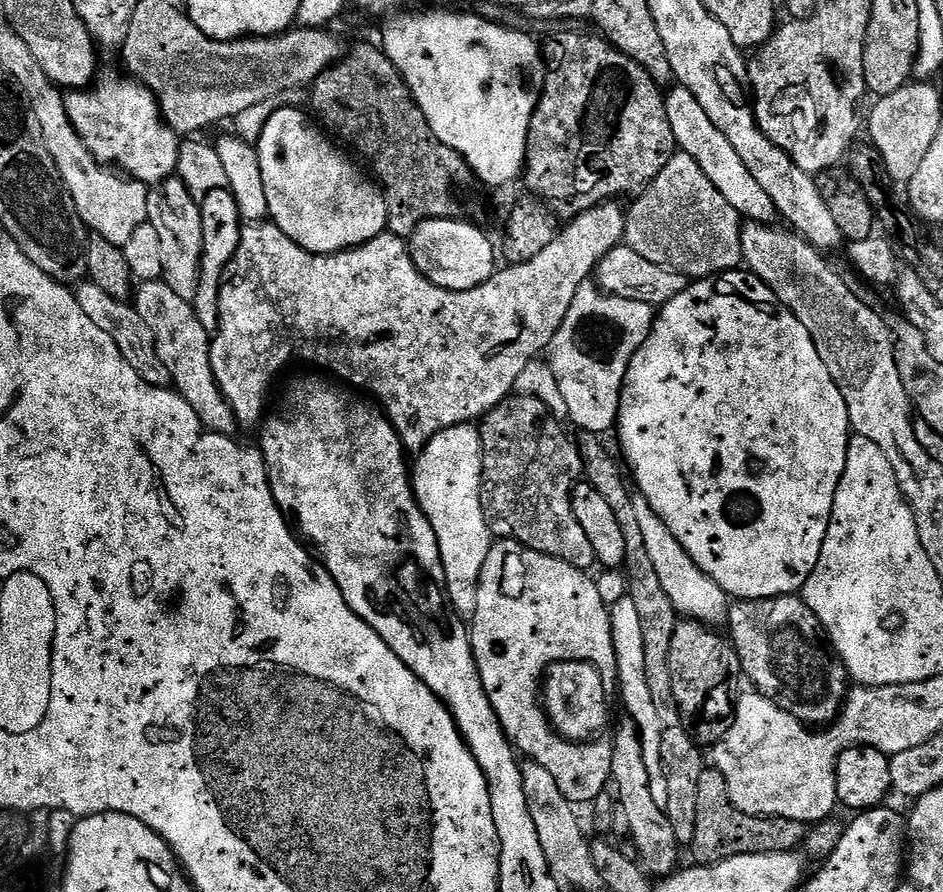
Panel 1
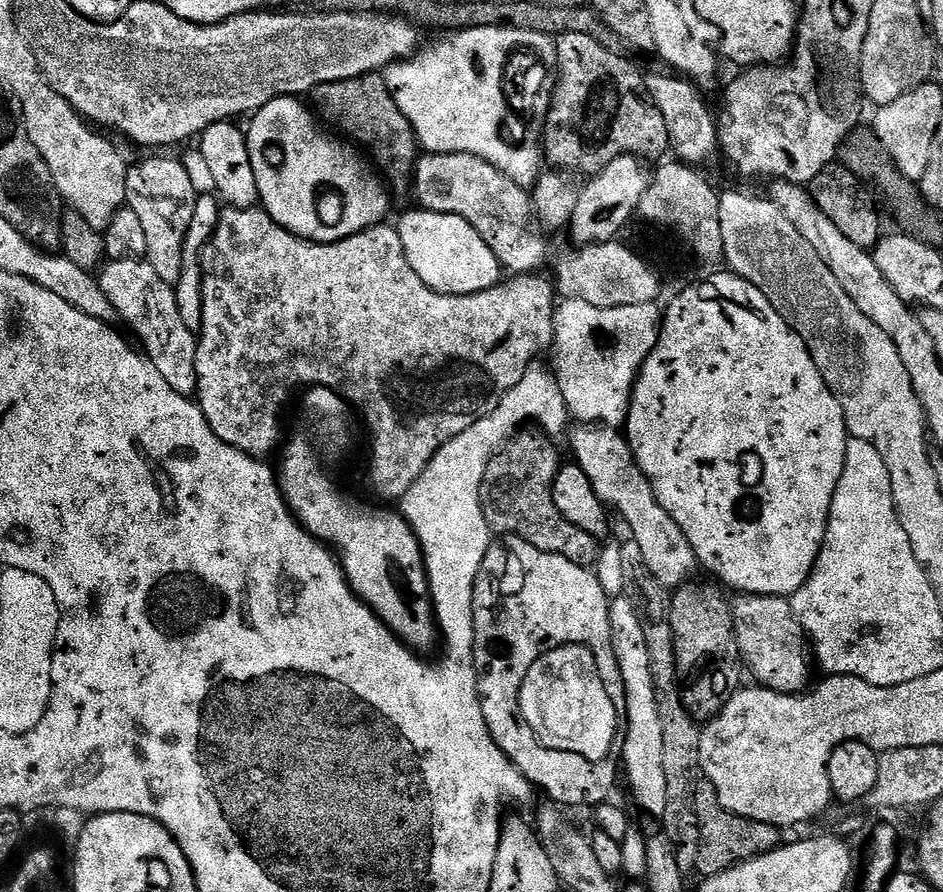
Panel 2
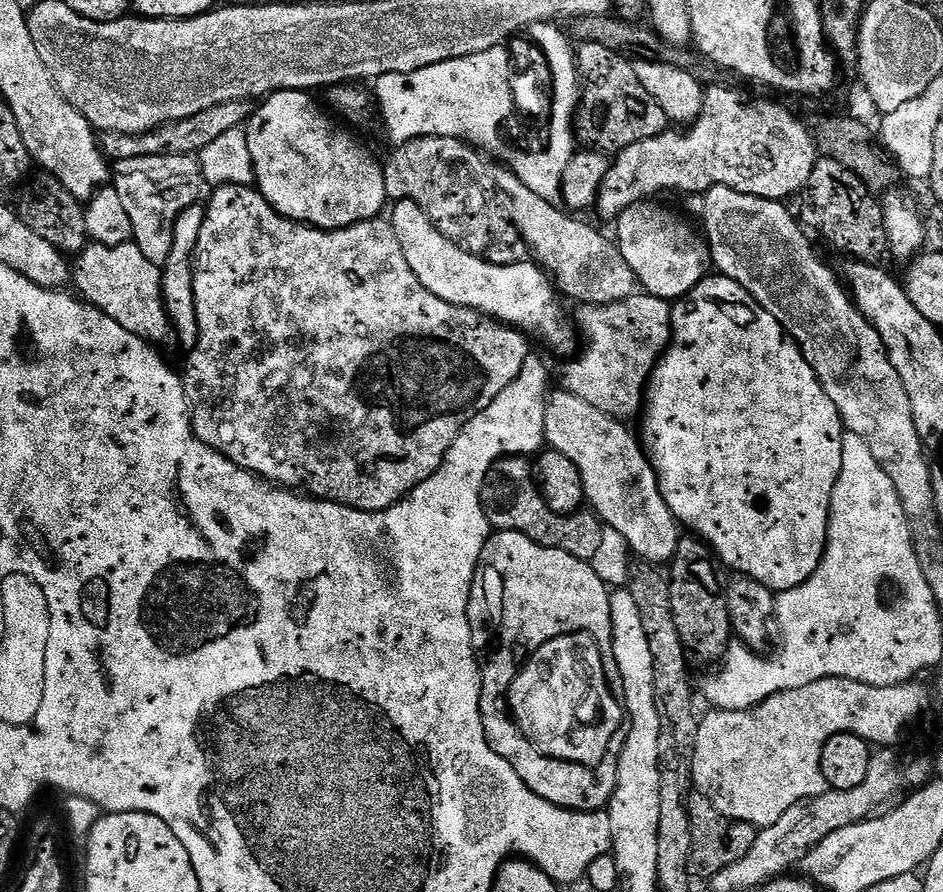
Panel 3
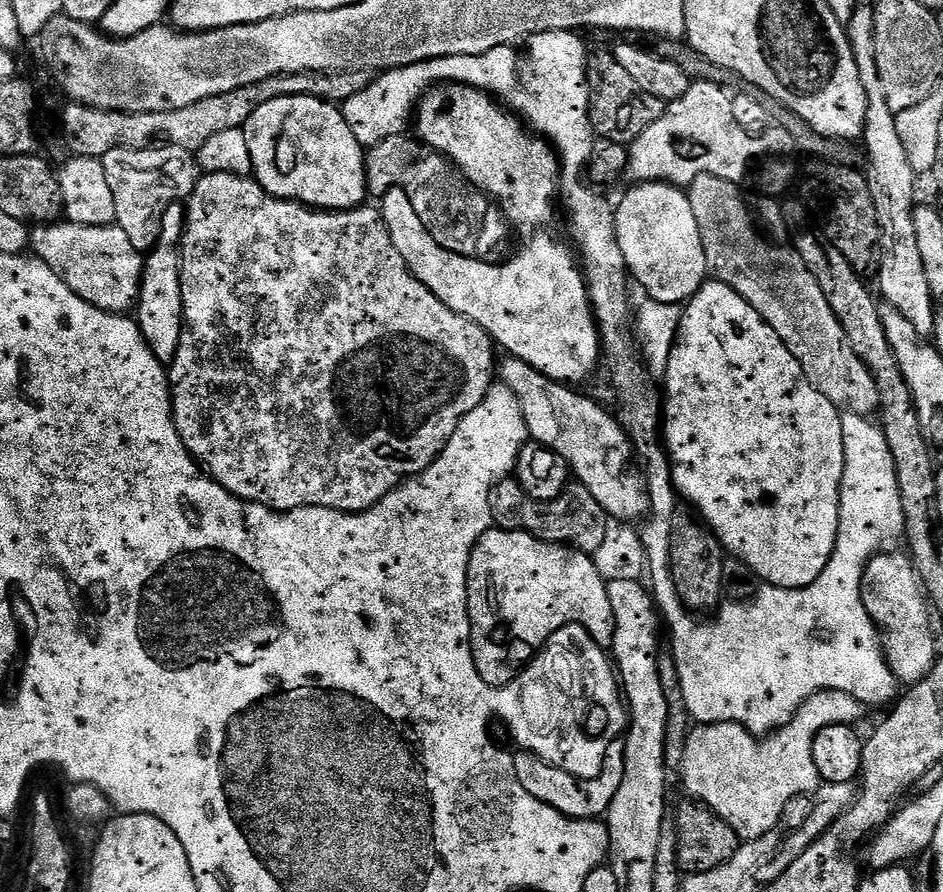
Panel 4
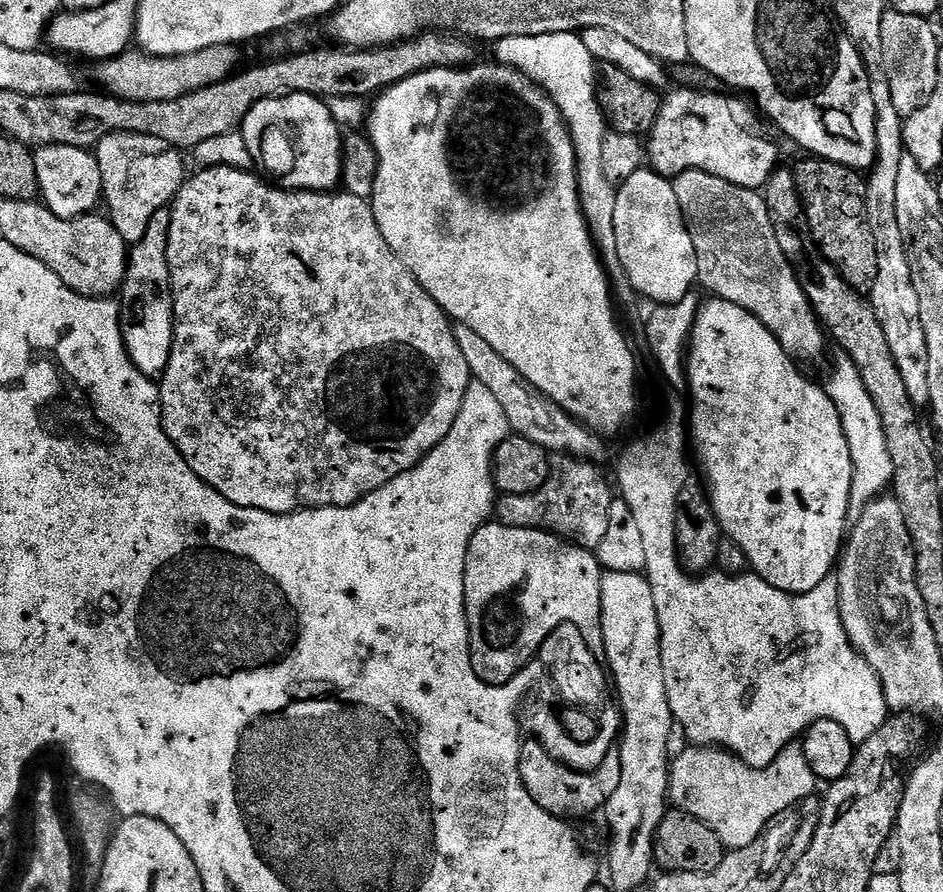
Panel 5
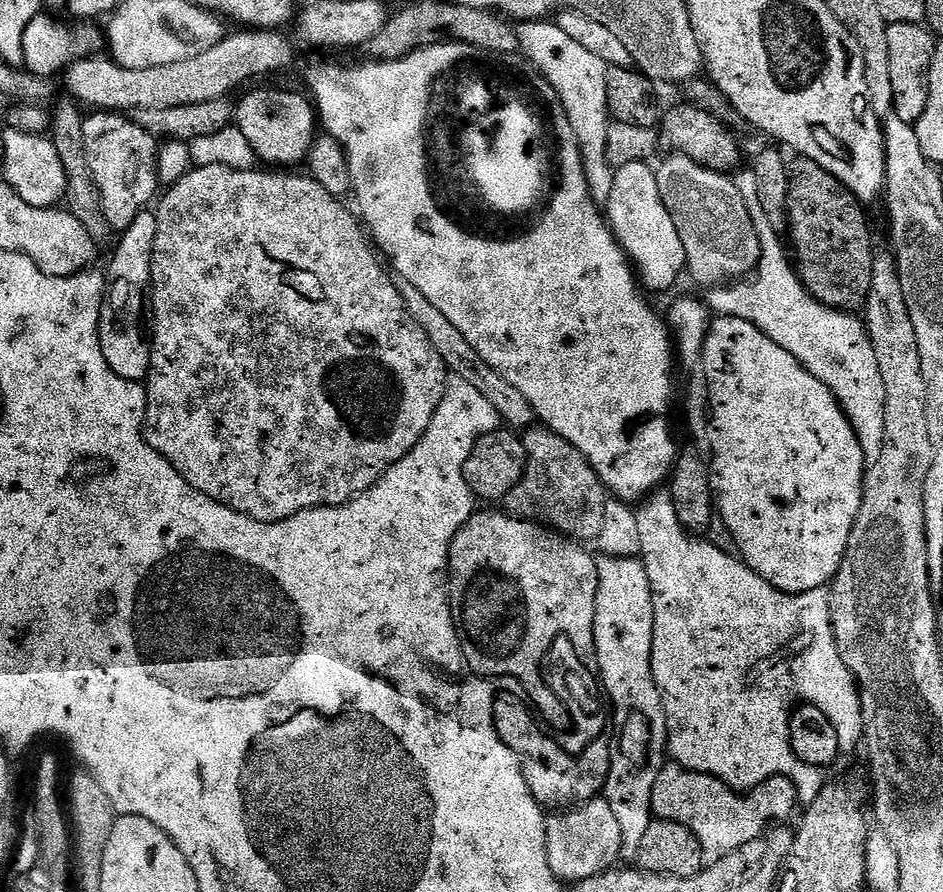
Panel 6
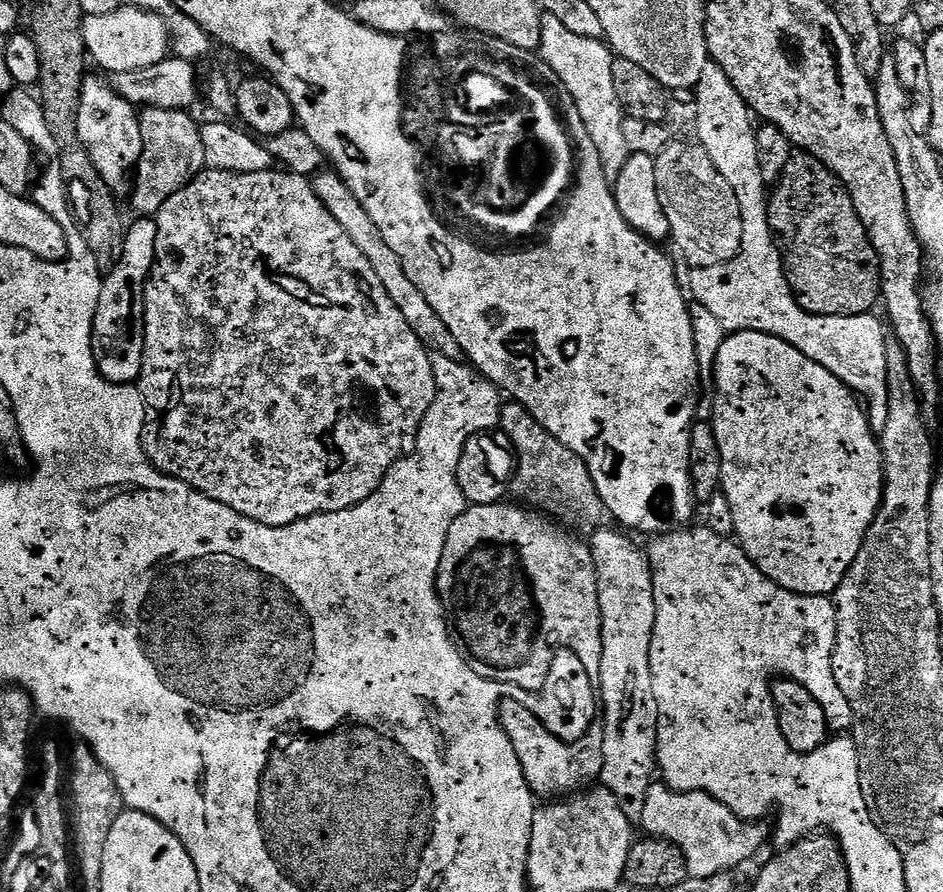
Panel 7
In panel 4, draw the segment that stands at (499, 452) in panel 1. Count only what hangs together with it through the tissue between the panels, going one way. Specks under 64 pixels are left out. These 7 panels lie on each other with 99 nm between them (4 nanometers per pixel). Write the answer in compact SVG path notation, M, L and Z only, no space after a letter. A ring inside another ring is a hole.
M514 478L496 481L490 490L490 514L492 523L497 528L507 532L529 532L540 540L551 544L563 544L570 548L577 548L579 552L593 554L605 539L606 526L609 517L605 516L602 506L591 498L584 498L580 504L580 520L571 524L568 520L560 520L556 512L552 512L553 505L548 502L531 500L520 489L520 484Z

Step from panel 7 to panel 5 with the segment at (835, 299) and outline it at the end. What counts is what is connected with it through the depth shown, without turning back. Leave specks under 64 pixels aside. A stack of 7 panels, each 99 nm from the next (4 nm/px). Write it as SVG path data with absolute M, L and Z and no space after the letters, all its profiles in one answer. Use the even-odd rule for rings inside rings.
M804 158L794 171L817 248L854 291L871 293L874 278L878 278L878 246L874 246L874 230L866 210L865 177L855 168L815 158Z

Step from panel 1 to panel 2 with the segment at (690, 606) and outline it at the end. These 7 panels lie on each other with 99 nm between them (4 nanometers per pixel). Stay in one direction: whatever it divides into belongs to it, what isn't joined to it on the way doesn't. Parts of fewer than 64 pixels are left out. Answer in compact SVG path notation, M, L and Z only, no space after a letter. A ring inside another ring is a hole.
M576 426L571 429L571 436L572 452L576 455L573 456L574 462L586 474L586 478L590 478L590 486L594 486L594 494L598 494L600 501L609 509L617 508L620 511L619 519L630 524L650 572L658 582L666 589L675 590L693 579L695 572L692 571L698 568L694 550L686 534L682 534L678 522L674 522L674 518L662 510L627 439L617 429L603 426Z

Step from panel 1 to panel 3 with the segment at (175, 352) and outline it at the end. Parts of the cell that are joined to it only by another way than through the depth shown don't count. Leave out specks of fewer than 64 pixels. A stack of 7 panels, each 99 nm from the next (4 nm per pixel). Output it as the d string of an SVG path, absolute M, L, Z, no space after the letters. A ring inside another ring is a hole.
M92 242L75 260L71 265L71 283L76 284L75 291L97 313L114 318L118 326L130 330L130 334L143 340L157 342L156 340L167 338L168 312L164 309L163 298L160 297L164 292L164 284L160 281L161 269L150 262L150 258L142 254L142 250L138 250L135 242L122 246L102 246Z

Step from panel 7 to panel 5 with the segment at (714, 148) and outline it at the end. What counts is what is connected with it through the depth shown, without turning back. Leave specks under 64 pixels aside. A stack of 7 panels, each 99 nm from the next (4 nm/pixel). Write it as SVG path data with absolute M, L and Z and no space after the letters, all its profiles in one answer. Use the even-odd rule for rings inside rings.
M840 358L832 377L829 378L828 384L826 383L826 391L838 410L838 418L842 418L846 446L850 446L852 489L848 510L857 518L863 514L864 508L871 500L889 491L896 467L894 462L890 462L890 449L886 446L886 433L882 430L882 418L878 414L878 406L874 406L874 398L870 398L870 390L866 390L860 372L852 360Z

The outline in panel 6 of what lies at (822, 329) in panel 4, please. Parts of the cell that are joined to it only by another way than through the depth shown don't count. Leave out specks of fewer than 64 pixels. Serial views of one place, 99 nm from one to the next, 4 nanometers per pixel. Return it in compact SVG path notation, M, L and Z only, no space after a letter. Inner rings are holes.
M679 154L669 155L669 160L664 160L655 169L656 177L658 178L658 190L662 194L662 200L666 206L666 210L670 210L670 218L674 218L674 226L678 226L678 236L682 238L682 246L686 246L686 265L687 275L693 276L700 284L708 284L707 286L723 286L729 282L735 281L737 278L747 277L749 274L755 273L757 264L760 263L760 249L762 247L760 236L756 232L756 223L752 221L752 209L746 206L746 202L742 198L742 194L738 190L735 179L731 175L715 172L709 168L703 168L698 162L694 162L688 156Z

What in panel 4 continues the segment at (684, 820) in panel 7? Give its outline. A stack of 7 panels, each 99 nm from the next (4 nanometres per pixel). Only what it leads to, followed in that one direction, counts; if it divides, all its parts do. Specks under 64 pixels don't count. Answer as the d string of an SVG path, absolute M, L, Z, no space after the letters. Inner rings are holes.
M819 692L796 711L789 724L760 739L740 724L693 727L686 738L685 757L682 758L678 776L684 779L687 795L701 804L707 804L712 813L725 820L737 832L741 841L757 840L781 823L780 815L787 810L788 803L795 796L807 797L813 791L812 747L818 730L826 730L826 726L835 724L855 725L860 712L862 705L846 692Z

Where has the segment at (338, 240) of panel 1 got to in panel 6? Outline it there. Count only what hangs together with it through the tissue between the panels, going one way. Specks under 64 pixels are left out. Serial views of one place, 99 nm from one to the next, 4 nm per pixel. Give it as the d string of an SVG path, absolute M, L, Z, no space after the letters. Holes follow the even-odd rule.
M256 88L241 98L234 108L235 127L246 134L246 142L256 151L257 157L268 166L303 165L312 143L318 135L318 117L313 105L296 92L283 92L280 88Z

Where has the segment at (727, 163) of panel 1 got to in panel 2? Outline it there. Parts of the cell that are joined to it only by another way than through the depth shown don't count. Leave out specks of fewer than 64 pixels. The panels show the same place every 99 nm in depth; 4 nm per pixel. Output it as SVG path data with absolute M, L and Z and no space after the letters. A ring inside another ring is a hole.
M676 74L668 75L672 76L649 75L648 94L662 110L662 118L666 118L671 151L676 151L681 161L696 166L699 165L699 160L708 160L715 152L717 155L718 120L715 115L712 117L711 110L704 105L704 100L700 97L701 89L693 81Z

